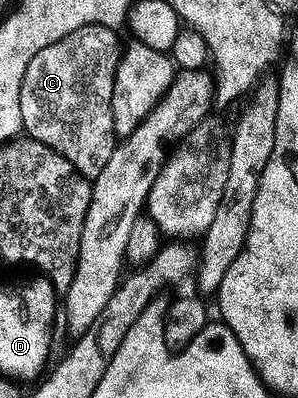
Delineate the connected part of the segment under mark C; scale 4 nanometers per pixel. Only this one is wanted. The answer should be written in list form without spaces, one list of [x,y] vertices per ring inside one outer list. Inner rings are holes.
[[[104,27],[77,30],[40,53],[29,65],[21,86],[23,132],[60,153],[91,183],[108,165],[112,150],[115,79],[122,52],[118,36]]]

